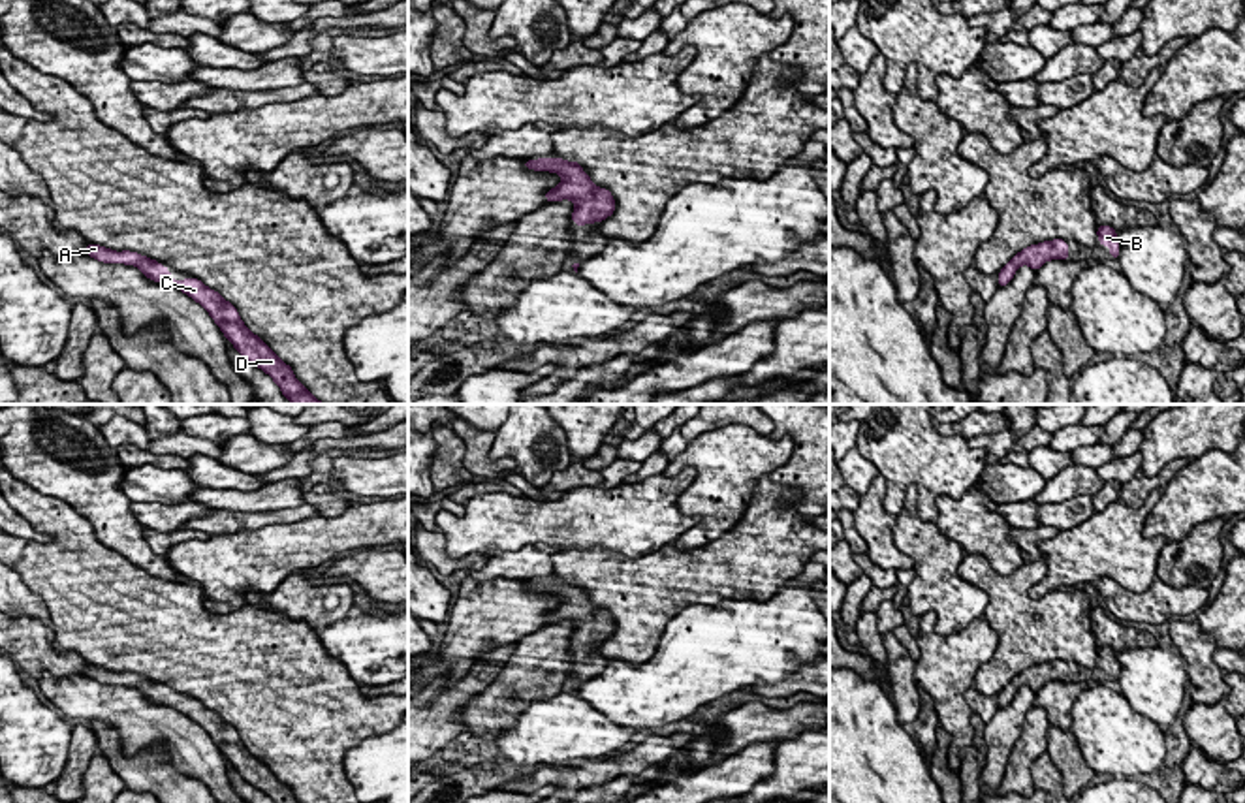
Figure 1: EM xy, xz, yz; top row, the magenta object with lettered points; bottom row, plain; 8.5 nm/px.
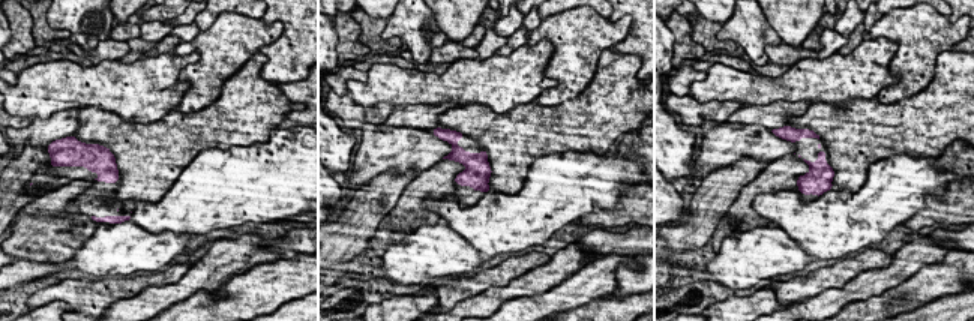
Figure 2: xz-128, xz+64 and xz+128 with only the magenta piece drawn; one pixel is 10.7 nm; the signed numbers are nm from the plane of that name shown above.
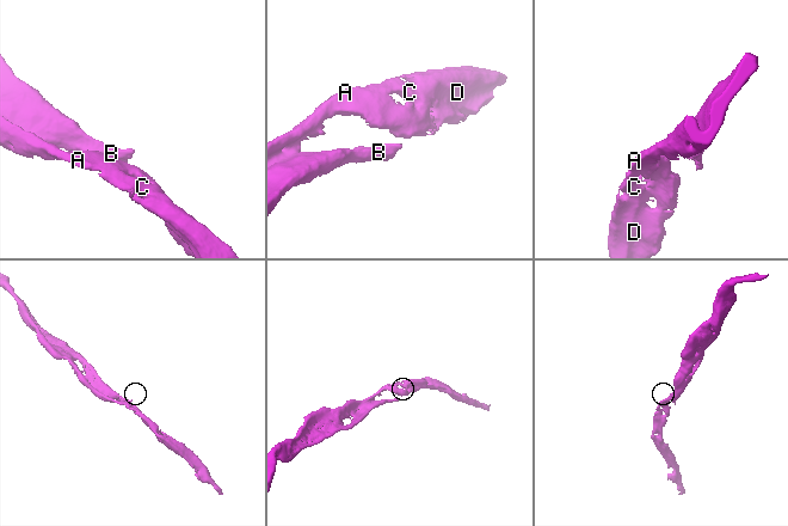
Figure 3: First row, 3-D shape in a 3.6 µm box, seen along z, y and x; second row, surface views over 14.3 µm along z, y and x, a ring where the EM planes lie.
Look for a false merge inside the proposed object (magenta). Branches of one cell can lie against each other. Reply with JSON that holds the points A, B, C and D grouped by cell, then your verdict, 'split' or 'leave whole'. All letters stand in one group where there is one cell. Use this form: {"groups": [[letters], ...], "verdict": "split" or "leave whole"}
{"groups": [["A", "B", "C", "D"]], "verdict": "leave whole"}

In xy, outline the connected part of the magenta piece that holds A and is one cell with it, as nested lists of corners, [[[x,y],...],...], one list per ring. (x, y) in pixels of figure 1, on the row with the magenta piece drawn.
[[[90,243],[85,248],[85,254],[103,263],[135,265],[147,278],[181,290],[207,308],[209,316],[233,348],[248,363],[269,374],[292,404],[323,404],[295,378],[293,369],[244,325],[237,308],[199,278],[173,280],[165,265],[130,250],[115,252]]]

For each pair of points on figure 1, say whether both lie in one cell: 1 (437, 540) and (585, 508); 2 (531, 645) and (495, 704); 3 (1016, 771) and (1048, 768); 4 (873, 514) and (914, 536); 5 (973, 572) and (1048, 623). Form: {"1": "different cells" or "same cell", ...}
{"1": "different cells", "2": "same cell", "3": "different cells", "4": "different cells", "5": "same cell"}

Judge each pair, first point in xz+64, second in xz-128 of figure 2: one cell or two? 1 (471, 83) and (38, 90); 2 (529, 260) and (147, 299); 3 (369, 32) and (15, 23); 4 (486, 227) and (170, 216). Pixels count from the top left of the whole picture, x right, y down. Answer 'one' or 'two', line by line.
1: one
2: two
3: two
4: one

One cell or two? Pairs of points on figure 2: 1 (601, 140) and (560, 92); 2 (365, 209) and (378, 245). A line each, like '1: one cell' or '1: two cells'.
1: two cells
2: two cells

